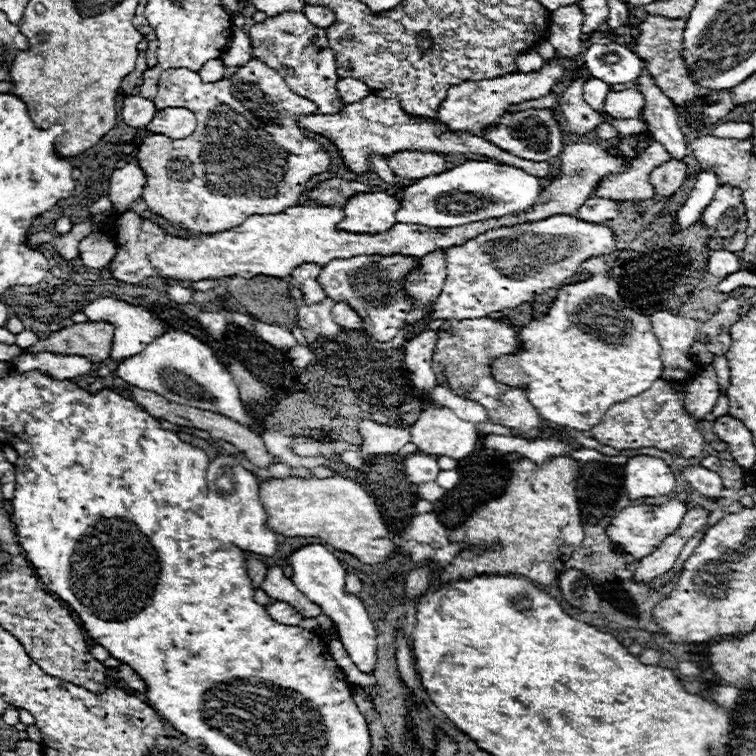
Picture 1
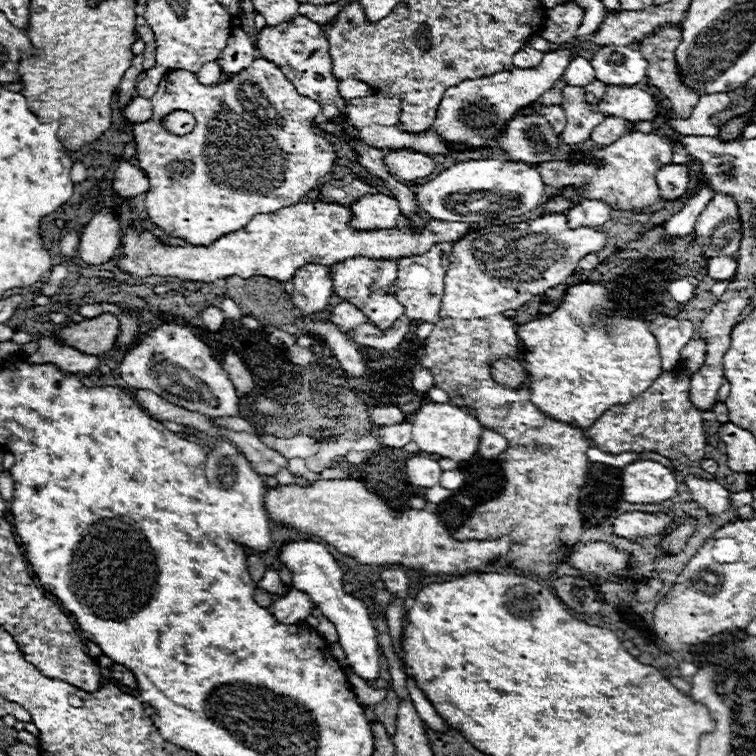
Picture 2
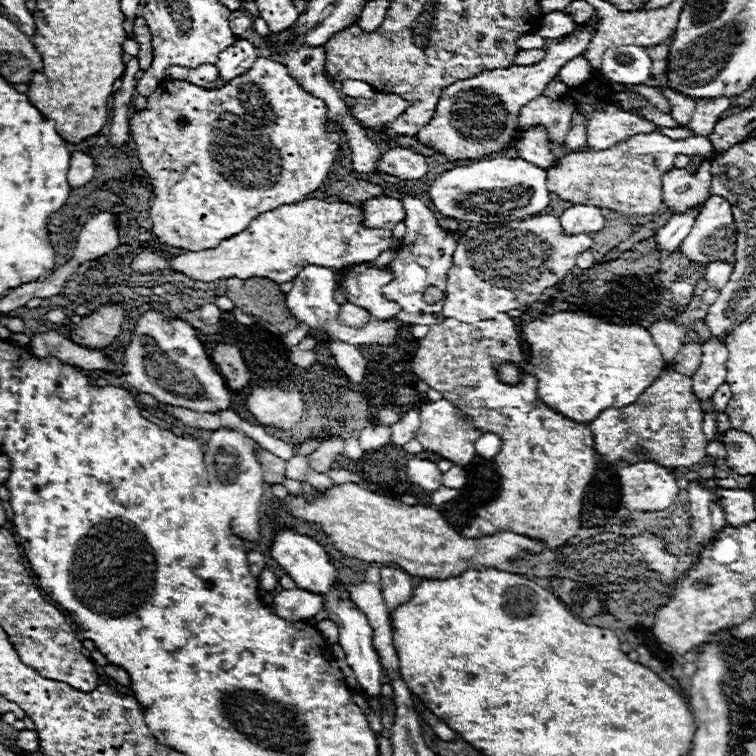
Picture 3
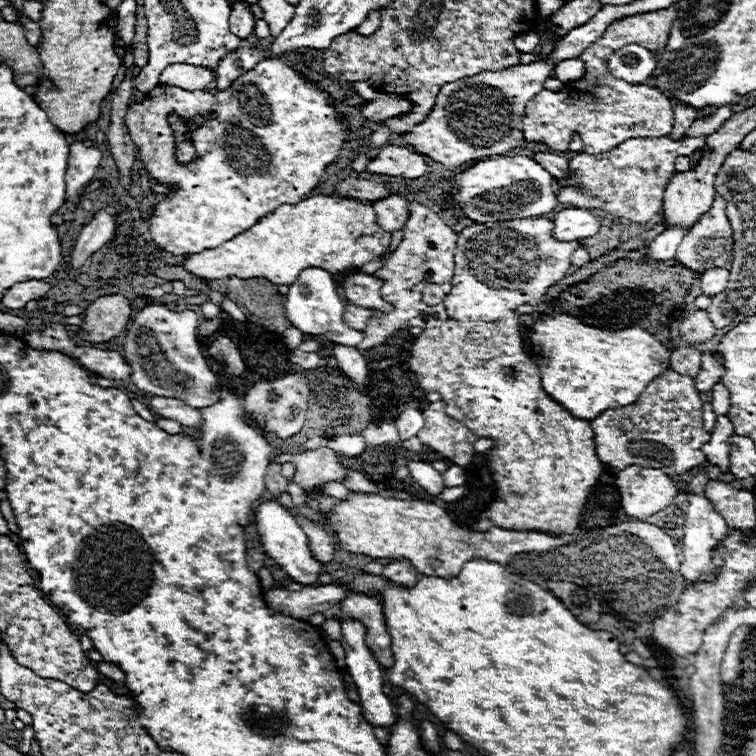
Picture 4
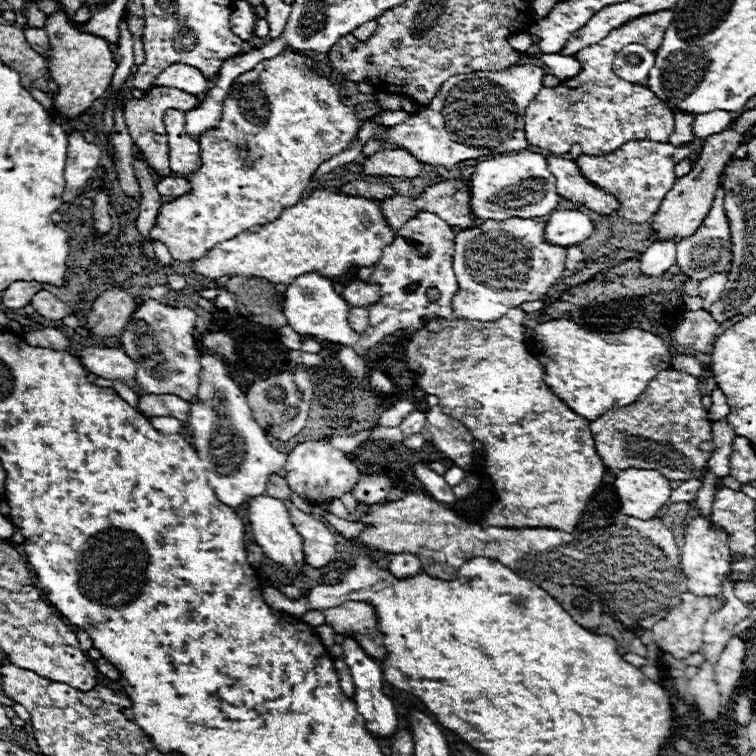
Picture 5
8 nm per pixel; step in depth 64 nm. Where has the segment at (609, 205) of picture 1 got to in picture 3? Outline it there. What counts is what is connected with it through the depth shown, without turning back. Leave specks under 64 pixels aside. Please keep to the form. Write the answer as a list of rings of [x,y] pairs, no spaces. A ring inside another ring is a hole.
[[[574,204],[568,210],[562,212],[560,222],[566,234],[578,234],[578,232],[598,232],[604,226],[604,214],[598,206],[588,204]]]

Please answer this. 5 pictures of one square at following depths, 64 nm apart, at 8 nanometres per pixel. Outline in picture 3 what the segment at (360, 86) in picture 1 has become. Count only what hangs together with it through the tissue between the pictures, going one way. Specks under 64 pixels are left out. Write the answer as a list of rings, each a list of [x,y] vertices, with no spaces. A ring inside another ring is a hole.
[[[346,80],[346,82],[342,82],[340,90],[342,90],[342,94],[346,94],[350,98],[374,98],[376,96],[374,88],[370,88],[362,80]]]

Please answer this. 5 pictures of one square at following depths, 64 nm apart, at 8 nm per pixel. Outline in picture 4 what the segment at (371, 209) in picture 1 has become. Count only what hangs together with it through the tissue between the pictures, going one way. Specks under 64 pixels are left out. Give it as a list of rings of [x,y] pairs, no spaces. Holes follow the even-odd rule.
[[[388,196],[388,198],[374,200],[372,208],[376,210],[378,226],[386,232],[394,232],[394,230],[402,228],[408,220],[406,204],[408,204],[408,200],[400,198],[400,196]]]

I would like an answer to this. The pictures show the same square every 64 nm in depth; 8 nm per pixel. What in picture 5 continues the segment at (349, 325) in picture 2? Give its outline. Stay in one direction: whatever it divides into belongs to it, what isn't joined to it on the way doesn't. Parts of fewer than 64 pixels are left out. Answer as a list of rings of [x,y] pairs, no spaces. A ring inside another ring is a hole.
[[[350,306],[350,310],[348,310],[348,322],[350,322],[350,326],[354,326],[354,330],[358,330],[362,334],[368,328],[368,310],[366,308],[354,308],[354,306]]]

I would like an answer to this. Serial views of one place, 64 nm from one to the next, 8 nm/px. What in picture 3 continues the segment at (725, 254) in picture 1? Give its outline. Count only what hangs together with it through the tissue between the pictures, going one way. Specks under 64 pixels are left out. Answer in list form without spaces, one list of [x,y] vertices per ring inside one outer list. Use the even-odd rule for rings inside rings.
[[[718,260],[718,262],[710,262],[706,266],[706,280],[716,286],[716,288],[722,288],[728,280],[730,280],[730,274],[732,274],[732,264],[730,262],[724,262],[724,260]]]

